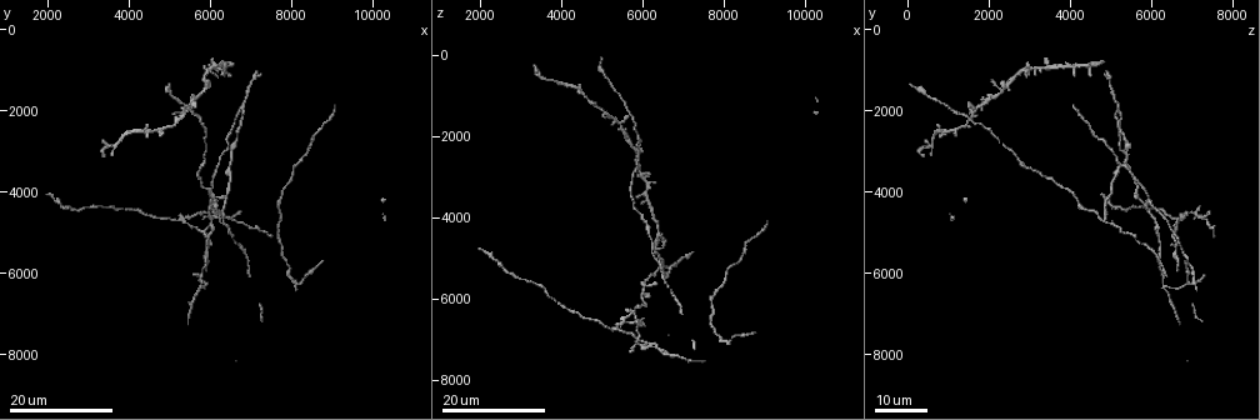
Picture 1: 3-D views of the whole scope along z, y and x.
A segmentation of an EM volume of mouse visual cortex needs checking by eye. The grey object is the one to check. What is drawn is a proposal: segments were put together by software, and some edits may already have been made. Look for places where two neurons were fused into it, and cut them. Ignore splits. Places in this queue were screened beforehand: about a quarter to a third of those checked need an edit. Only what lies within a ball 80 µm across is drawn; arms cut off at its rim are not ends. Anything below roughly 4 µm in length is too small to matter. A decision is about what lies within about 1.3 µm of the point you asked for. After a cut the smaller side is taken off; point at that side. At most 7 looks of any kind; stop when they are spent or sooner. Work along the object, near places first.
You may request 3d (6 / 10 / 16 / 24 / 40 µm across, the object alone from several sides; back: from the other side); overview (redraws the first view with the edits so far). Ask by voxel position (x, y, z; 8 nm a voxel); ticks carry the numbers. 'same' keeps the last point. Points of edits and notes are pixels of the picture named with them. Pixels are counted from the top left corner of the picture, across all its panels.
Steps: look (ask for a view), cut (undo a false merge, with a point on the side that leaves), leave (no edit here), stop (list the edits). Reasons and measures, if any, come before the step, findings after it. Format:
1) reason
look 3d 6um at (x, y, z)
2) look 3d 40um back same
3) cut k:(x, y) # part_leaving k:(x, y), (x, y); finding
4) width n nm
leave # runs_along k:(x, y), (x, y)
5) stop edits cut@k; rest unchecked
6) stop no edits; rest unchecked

three-way junction
look 3d 24um at (5450, 1950, 1700)

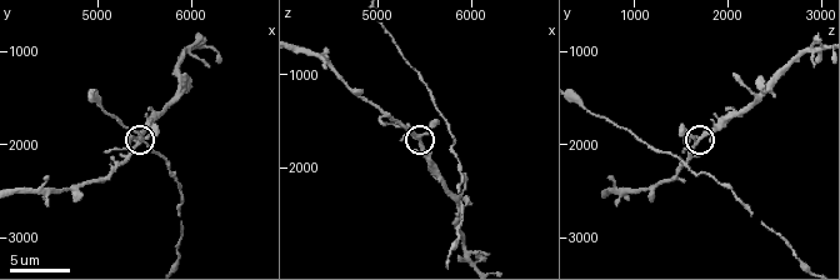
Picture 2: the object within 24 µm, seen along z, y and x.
zoom in
look 3d 6um at (5450, 1900, 1700)

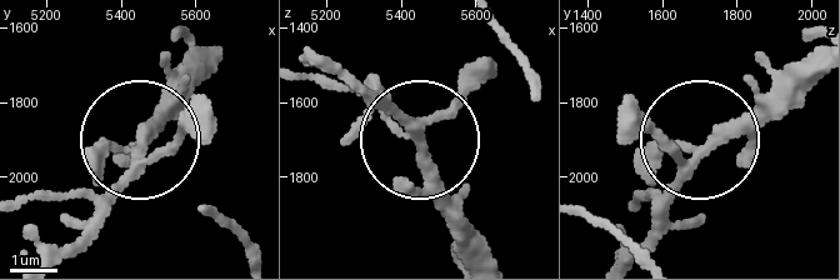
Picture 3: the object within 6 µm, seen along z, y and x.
look 3d 6um back at (5440, 1930, 1690)

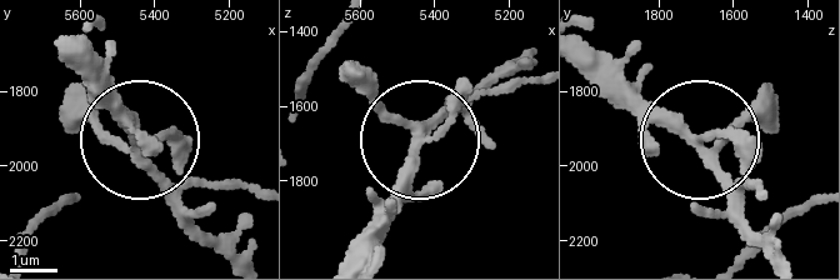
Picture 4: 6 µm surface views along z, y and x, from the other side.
width 220 nm
leave # runs_along 4:(750, 254), (798, 206), (739, 126), (703, 158), (770, 238); one neuron here

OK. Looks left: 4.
looks like a crossing
look 3d 24um at (5350, 4700, 6700)

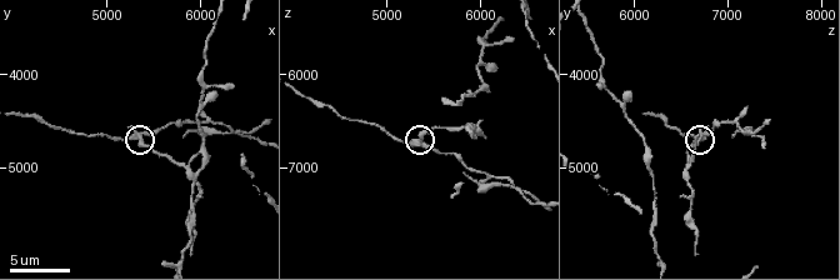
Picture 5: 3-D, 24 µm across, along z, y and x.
closer look
look 3d 10um at (5350, 4600, 6750)

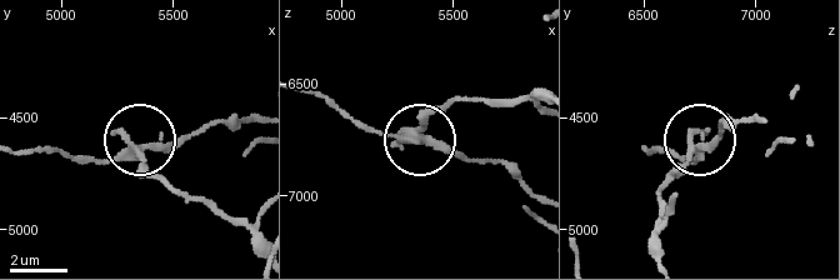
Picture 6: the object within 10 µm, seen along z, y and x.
width 270 nm
cut 6:(154, 178) # part_leaving 6:(134, 150), (149, 169), (249, 226), (259, 248); two neurons meet here

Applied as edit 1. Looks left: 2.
side arm on a straight run
look 3d 16um at (6750, 1900, 5150)

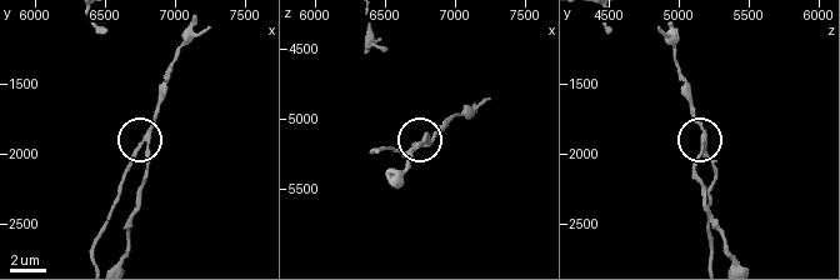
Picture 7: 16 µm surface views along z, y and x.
look 3d 6um same

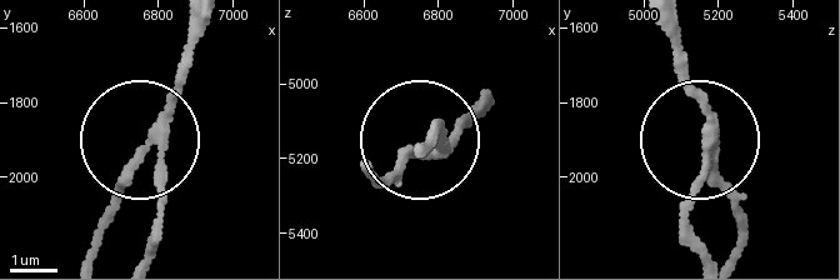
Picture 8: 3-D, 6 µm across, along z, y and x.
arms 3
cut 8:(160, 208) # part_leaving 8:(158, 138), (158, 229), (145, 253); a second neuron is stuck on

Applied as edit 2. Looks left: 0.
stop edits cut@6, cut@8; rest unchecked

